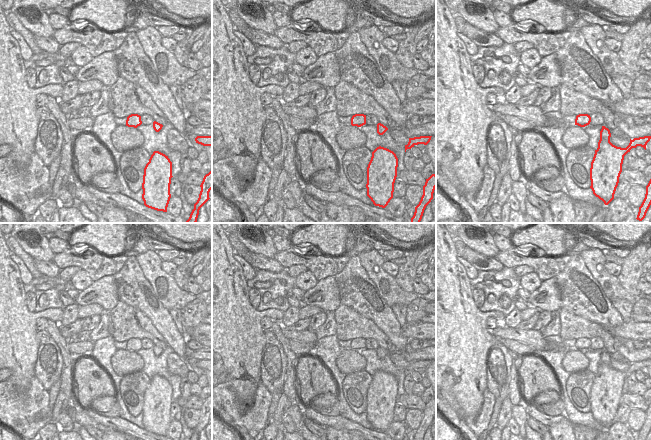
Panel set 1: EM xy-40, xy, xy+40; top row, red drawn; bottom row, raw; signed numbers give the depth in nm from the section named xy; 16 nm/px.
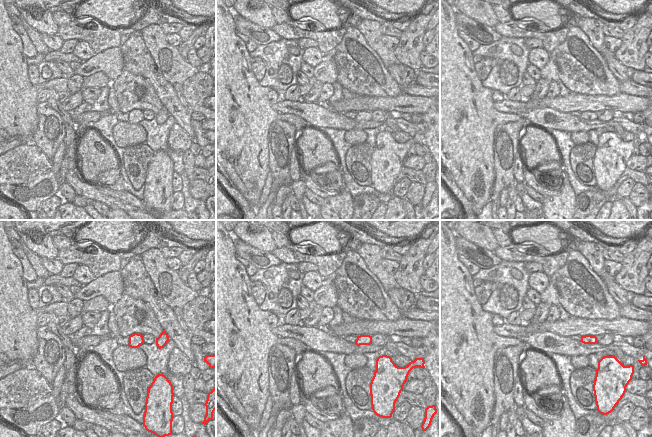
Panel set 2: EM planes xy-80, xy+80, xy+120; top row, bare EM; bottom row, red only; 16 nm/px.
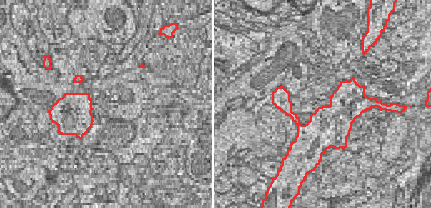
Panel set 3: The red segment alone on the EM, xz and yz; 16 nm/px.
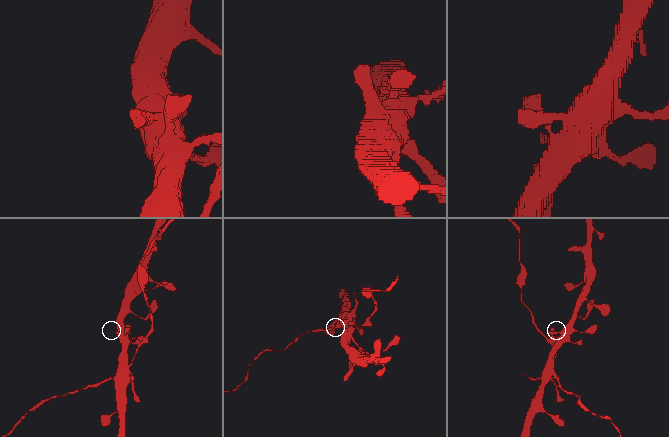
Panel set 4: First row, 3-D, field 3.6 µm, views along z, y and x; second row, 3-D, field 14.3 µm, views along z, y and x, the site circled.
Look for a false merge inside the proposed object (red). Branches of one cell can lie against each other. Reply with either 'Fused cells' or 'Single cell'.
Single cell.

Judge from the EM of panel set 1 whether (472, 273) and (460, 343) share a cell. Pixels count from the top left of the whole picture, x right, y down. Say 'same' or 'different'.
different

